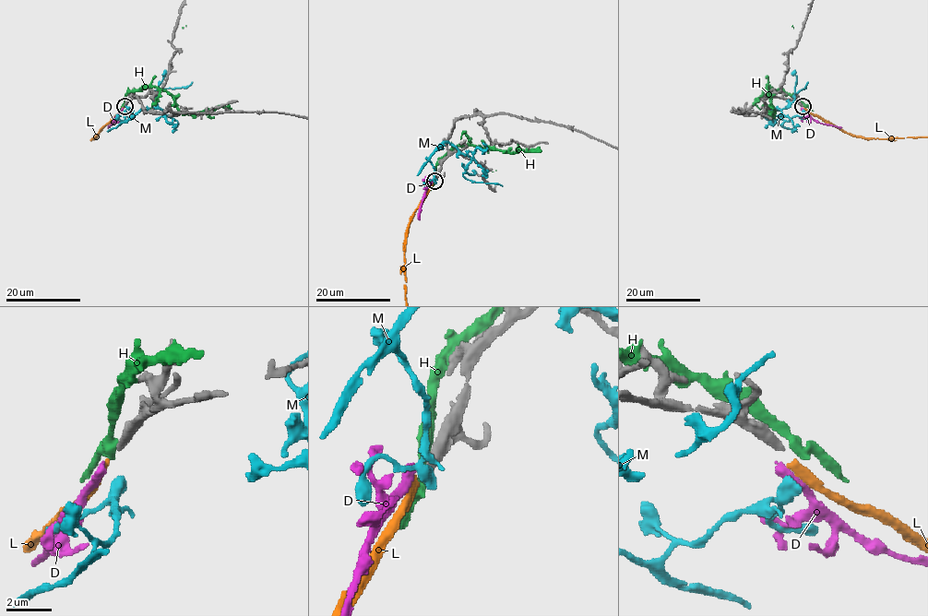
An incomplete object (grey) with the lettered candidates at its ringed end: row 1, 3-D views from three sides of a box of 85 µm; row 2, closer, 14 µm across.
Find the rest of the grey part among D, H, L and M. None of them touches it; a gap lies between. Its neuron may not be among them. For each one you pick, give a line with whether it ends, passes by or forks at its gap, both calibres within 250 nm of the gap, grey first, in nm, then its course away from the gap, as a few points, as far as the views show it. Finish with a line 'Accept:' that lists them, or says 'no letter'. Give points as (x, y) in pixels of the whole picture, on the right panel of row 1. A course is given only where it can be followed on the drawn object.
Accept: no letter

